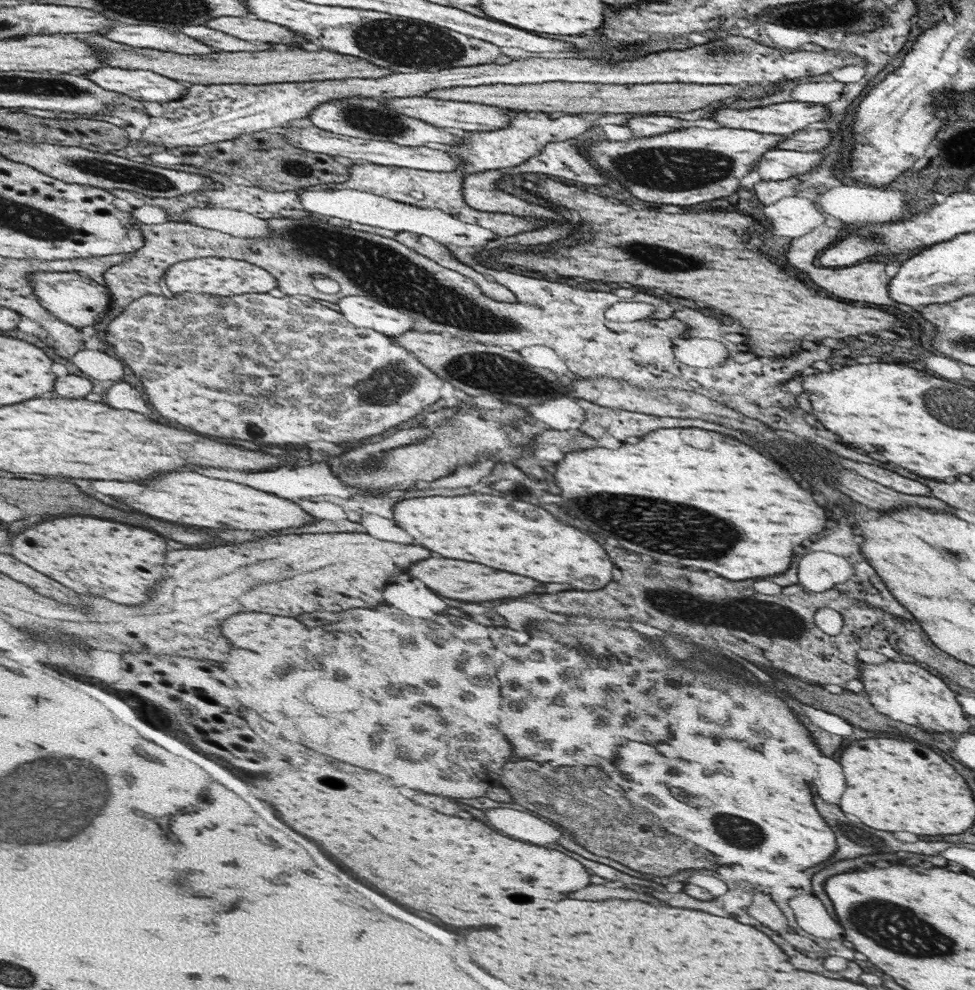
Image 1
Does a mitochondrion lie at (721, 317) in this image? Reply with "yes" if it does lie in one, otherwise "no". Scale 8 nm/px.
no

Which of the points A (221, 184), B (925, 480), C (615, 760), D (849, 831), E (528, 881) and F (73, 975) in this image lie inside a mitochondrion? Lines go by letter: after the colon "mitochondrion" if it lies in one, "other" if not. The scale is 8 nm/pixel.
A: other
B: other
C: other
D: mitochondrion
E: mitochondrion
F: other

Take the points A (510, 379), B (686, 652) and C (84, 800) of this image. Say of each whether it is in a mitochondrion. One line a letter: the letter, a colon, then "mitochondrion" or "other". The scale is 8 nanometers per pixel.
A: mitochondrion
B: other
C: mitochondrion

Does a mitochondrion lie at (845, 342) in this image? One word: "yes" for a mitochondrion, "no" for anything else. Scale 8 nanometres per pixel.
no

